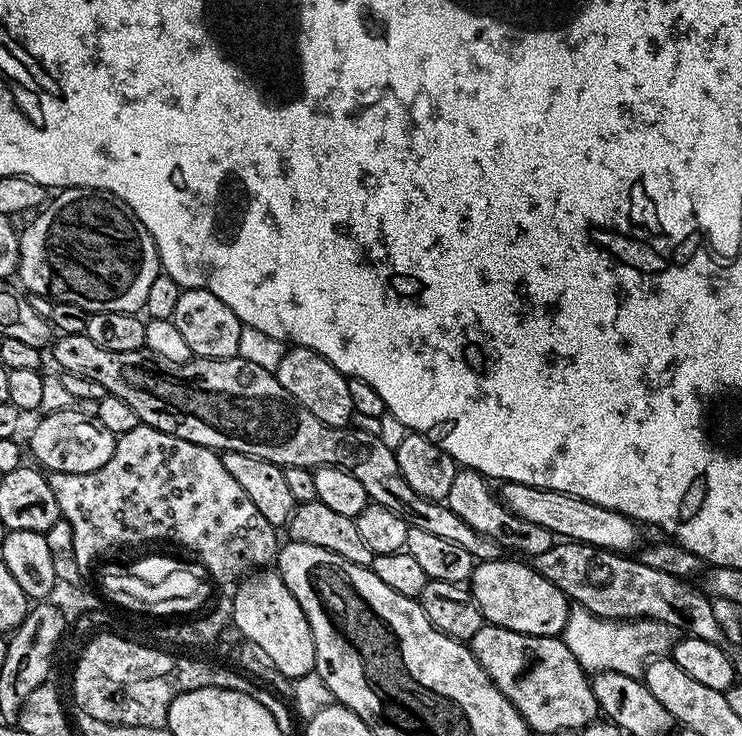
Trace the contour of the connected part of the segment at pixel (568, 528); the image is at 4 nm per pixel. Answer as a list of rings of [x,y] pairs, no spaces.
[[[504,482],[499,485],[498,495],[502,503],[518,518],[534,522],[534,526],[546,526],[553,537],[561,541],[577,540],[583,544],[593,544],[621,554],[631,553],[639,538],[641,529],[637,521],[618,514],[609,508],[598,506],[574,494],[562,494],[558,490],[546,490],[538,486],[526,486],[522,482]]]

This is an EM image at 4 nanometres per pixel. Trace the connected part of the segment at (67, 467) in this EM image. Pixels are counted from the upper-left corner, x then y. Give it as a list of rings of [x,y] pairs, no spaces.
[[[76,408],[49,412],[41,415],[36,429],[32,432],[28,444],[32,447],[32,456],[41,469],[48,472],[65,472],[66,474],[86,474],[98,470],[110,462],[116,449],[116,437],[110,430],[103,428],[99,420],[80,412]]]

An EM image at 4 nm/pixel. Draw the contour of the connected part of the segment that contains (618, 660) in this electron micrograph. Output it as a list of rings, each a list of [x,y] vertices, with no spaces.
[[[576,606],[569,611],[562,639],[570,654],[578,658],[585,672],[617,672],[640,678],[643,677],[644,668],[649,660],[663,657],[671,649],[674,643],[674,629],[657,620],[603,620]]]

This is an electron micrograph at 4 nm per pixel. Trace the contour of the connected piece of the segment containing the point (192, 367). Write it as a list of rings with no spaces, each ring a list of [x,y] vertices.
[[[70,333],[68,335],[60,334],[55,337],[54,343],[51,345],[50,353],[56,359],[57,369],[60,372],[69,372],[70,374],[82,374],[82,378],[91,378],[94,382],[99,382],[100,385],[106,386],[106,390],[110,396],[122,398],[122,402],[127,402],[134,410],[134,414],[138,414],[138,418],[142,424],[149,424],[152,428],[162,430],[166,434],[174,434],[178,438],[186,438],[186,442],[194,442],[198,446],[206,446],[220,452],[237,452],[238,454],[254,454],[254,458],[266,458],[266,462],[278,464],[281,468],[286,469],[290,466],[302,466],[303,468],[341,468],[350,474],[354,474],[354,478],[358,478],[358,482],[362,482],[362,486],[366,486],[366,494],[369,501],[373,504],[381,504],[386,506],[386,510],[394,510],[394,514],[398,514],[398,518],[402,518],[407,522],[409,528],[417,528],[418,530],[427,530],[430,534],[436,535],[438,538],[446,538],[450,542],[455,542],[457,546],[462,546],[471,554],[473,561],[481,560],[499,560],[502,556],[502,549],[498,542],[494,542],[490,538],[486,538],[486,534],[478,534],[478,530],[472,529],[471,526],[466,526],[466,522],[462,522],[462,518],[458,518],[458,514],[454,514],[454,510],[450,510],[450,506],[446,502],[439,500],[427,500],[422,498],[422,494],[417,494],[413,488],[406,482],[406,478],[402,478],[402,474],[398,470],[398,462],[396,461],[396,453],[393,445],[387,444],[384,441],[383,435],[375,436],[366,430],[355,426],[347,428],[335,428],[334,426],[326,426],[326,422],[322,422],[318,418],[314,418],[314,414],[310,414],[310,410],[306,410],[306,406],[299,404],[294,397],[286,394],[286,390],[282,390],[282,382],[278,382],[275,371],[267,372],[262,370],[262,366],[254,366],[254,362],[246,362],[240,356],[231,356],[225,360],[206,360],[203,358],[193,358],[182,362],[169,362],[167,358],[162,358],[158,354],[141,350],[131,352],[130,354],[114,354],[110,350],[102,350],[96,343],[90,342],[90,338],[86,335],[78,333]]]

